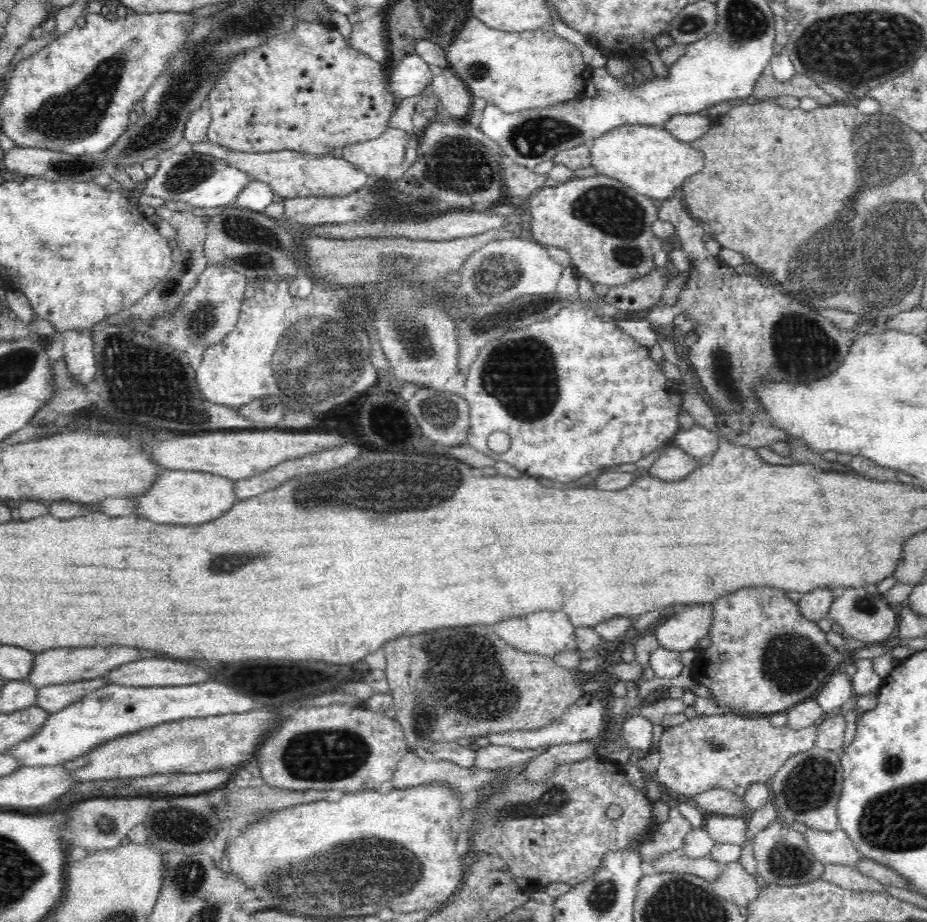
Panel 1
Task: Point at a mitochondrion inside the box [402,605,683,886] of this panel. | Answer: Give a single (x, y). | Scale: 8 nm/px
(461, 673)

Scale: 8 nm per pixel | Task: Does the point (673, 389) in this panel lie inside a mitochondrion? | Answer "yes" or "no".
no

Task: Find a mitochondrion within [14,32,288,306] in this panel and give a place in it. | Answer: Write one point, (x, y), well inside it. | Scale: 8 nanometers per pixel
(72, 116)

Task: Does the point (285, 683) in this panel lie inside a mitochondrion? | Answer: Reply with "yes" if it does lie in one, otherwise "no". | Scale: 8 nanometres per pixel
no

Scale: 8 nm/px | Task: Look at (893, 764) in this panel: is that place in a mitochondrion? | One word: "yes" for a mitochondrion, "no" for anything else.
yes

